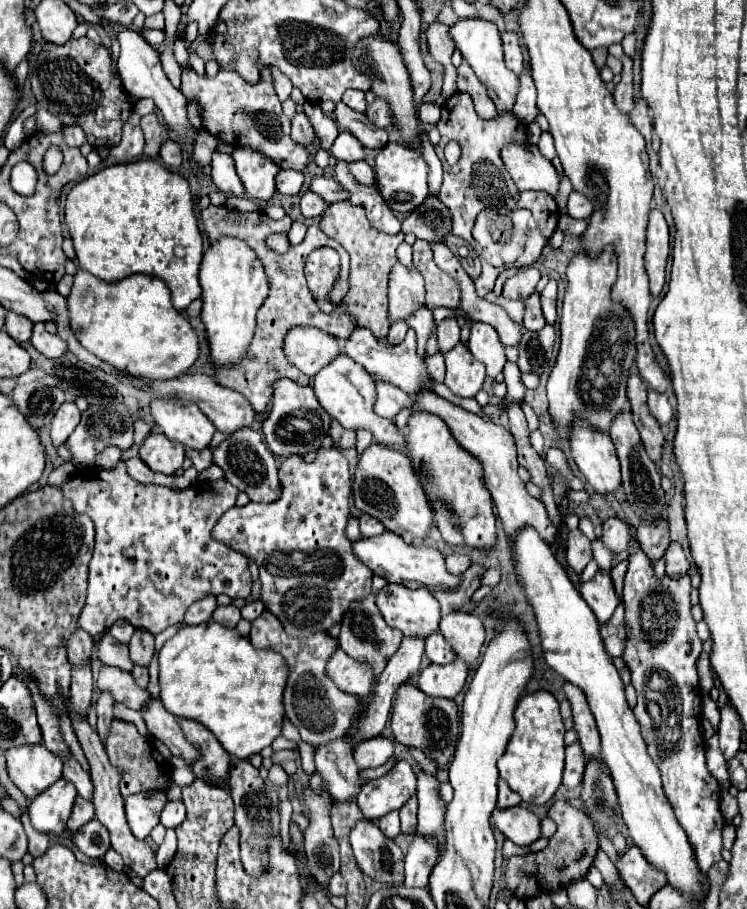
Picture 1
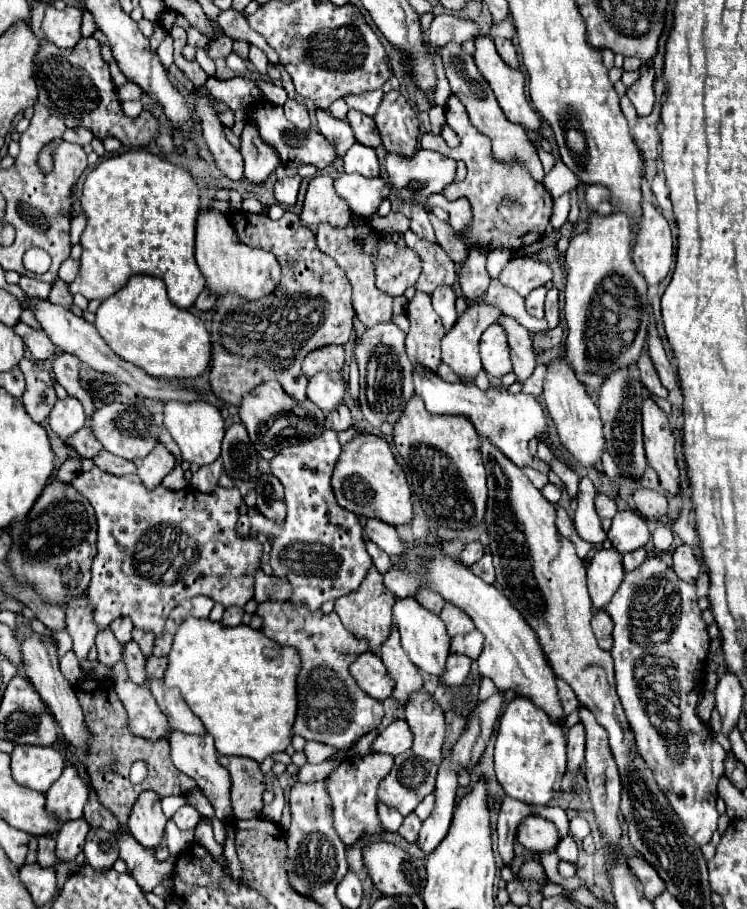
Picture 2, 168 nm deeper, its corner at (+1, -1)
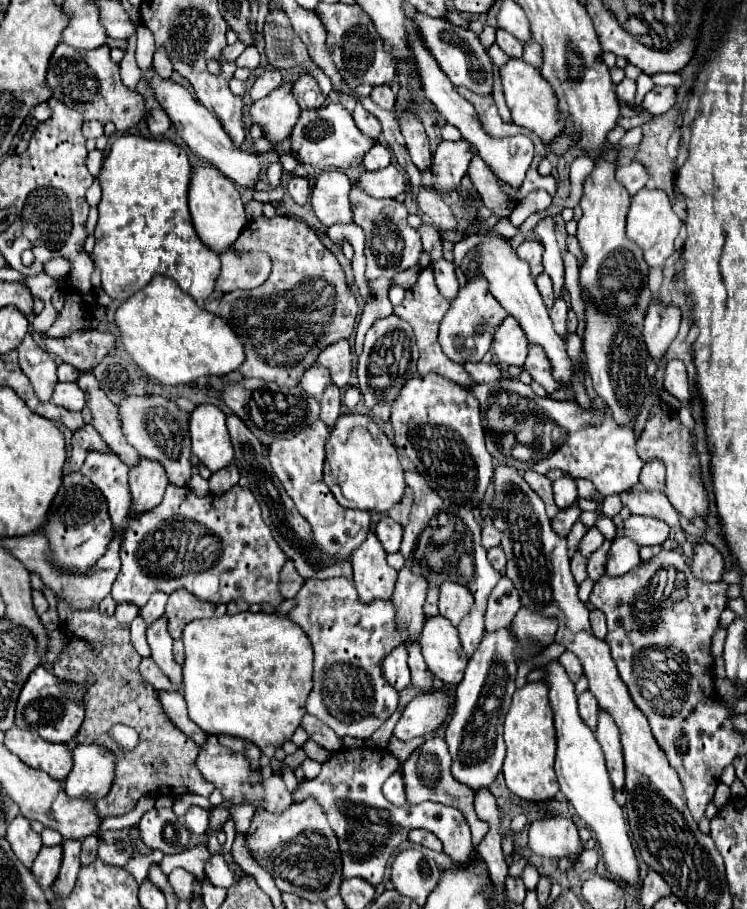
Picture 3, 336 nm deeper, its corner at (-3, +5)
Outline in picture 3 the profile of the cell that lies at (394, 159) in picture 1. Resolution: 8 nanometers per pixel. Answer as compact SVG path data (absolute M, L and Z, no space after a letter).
M466 140L440 142L428 168L432 176L430 178L432 188L440 194L448 194L450 190L454 190L460 184L462 176L466 174L470 158L472 158L472 146Z

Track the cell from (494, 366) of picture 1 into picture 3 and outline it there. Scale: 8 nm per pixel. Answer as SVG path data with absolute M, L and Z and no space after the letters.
M506 316L500 326L494 332L492 340L492 352L500 364L506 366L524 366L526 354L528 354L528 340L524 338L524 332L520 330L520 324L512 318Z

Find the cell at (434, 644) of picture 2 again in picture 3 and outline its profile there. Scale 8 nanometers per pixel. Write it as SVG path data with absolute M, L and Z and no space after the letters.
M442 616L424 618L424 626L418 638L422 656L430 668L430 672L446 684L458 684L464 676L466 662L458 630Z

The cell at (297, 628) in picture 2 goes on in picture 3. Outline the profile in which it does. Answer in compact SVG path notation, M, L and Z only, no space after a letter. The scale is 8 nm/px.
M308 578L294 598L294 608L288 612L288 620L302 626L314 648L314 688L308 696L306 712L328 722L340 738L352 736L368 740L392 716L398 706L398 692L392 690L392 686L388 686L388 682L384 682L380 674L380 658L384 658L384 654L402 644L398 640L400 634L396 634L396 628L392 626L392 600L360 604L352 580Z

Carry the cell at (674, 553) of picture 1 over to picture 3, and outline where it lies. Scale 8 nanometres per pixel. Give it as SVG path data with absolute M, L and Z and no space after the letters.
M696 542L694 554L690 558L690 570L698 580L720 582L724 572L724 562L720 552L708 542Z

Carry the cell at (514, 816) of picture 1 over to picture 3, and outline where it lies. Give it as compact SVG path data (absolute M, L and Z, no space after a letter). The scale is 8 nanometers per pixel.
M542 816L530 824L528 846L534 854L548 858L578 856L582 852L576 824L564 816Z

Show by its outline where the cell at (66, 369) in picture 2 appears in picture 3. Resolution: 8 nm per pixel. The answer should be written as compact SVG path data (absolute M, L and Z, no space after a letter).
M80 372L76 384L86 392L86 406L82 410L84 420L98 430L98 434L104 438L104 442L116 454L120 454L120 460L124 464L134 466L140 460L140 454L136 454L136 450L132 450L132 446L128 446L124 442L124 434L120 430L116 406L100 390L94 374L92 372Z

